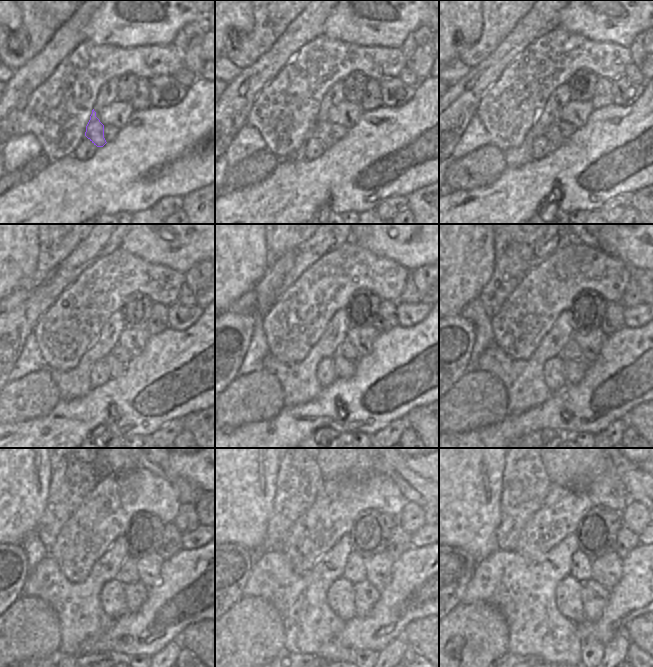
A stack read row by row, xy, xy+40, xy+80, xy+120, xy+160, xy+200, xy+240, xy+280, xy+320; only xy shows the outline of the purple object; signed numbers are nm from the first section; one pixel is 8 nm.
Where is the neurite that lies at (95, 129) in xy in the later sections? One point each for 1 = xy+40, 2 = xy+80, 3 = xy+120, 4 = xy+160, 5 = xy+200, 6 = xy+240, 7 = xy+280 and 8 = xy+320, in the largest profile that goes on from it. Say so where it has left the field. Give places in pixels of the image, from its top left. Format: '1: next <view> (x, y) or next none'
1: next xy+40 (321, 129)
2: next xy+80 (556, 140)
3: next xy+120 (116, 367)
4: next xy+160 (344, 369)
5: next xy+200 (574, 369)
6: next xy+240 (136, 593)
7: next xy+280 (366, 595)
8: next xy+320 (595, 597)

